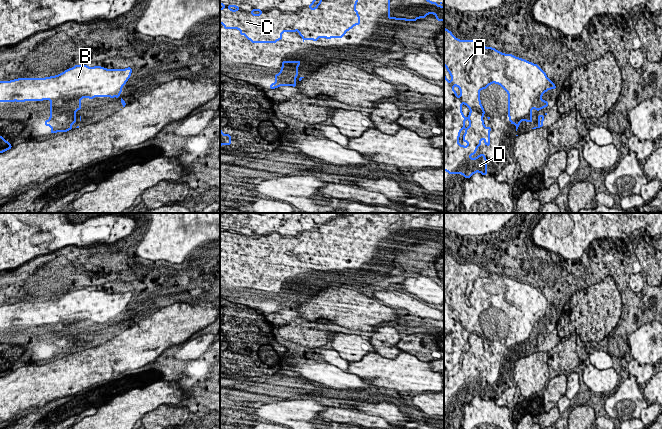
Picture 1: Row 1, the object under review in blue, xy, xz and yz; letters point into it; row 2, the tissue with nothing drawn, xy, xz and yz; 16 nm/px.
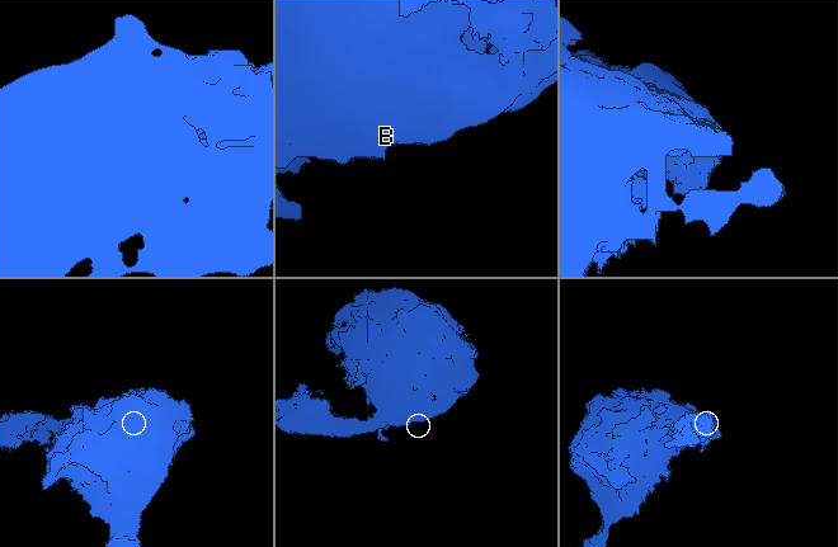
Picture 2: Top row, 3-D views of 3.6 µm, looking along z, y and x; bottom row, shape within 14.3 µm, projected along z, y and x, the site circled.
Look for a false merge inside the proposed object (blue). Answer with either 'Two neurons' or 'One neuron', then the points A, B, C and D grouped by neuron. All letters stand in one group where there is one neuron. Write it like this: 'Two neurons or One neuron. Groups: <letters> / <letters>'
One neuron. Groups: A B C D

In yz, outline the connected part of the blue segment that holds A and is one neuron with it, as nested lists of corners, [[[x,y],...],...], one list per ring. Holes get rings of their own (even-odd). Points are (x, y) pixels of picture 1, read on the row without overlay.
[[[444,252],[444,290],[451,299],[448,305],[444,298],[444,395],[448,398],[462,398],[470,402],[474,397],[487,399],[487,383],[485,378],[475,379],[481,364],[490,371],[491,351],[485,351],[483,340],[484,332],[481,329],[479,316],[482,313],[496,307],[508,317],[508,341],[511,349],[516,350],[516,355],[522,345],[532,347],[532,333],[536,335],[548,330],[547,325],[541,321],[544,316],[556,313],[553,305],[549,304],[546,297],[537,289],[525,283],[513,280],[512,278],[501,277],[495,272],[485,271],[476,264],[459,264],[451,255]],[[462,328],[465,328],[470,337],[466,342],[462,337]],[[462,353],[465,353],[463,365],[467,370],[459,368],[459,360]]]

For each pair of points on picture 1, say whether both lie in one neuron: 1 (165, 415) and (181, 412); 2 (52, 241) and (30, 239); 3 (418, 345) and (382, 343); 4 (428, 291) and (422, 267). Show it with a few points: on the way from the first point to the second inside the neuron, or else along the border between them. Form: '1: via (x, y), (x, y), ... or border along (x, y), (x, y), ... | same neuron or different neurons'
1: via (169, 414), (177, 414) | same neuron
2: border along (27, 223), (35, 242), (19, 256), (24, 260) | different neurons
3: via (409, 343), (391, 343) | same neuron
4: border along (407, 275), (427, 276), (430, 278) | different neurons

